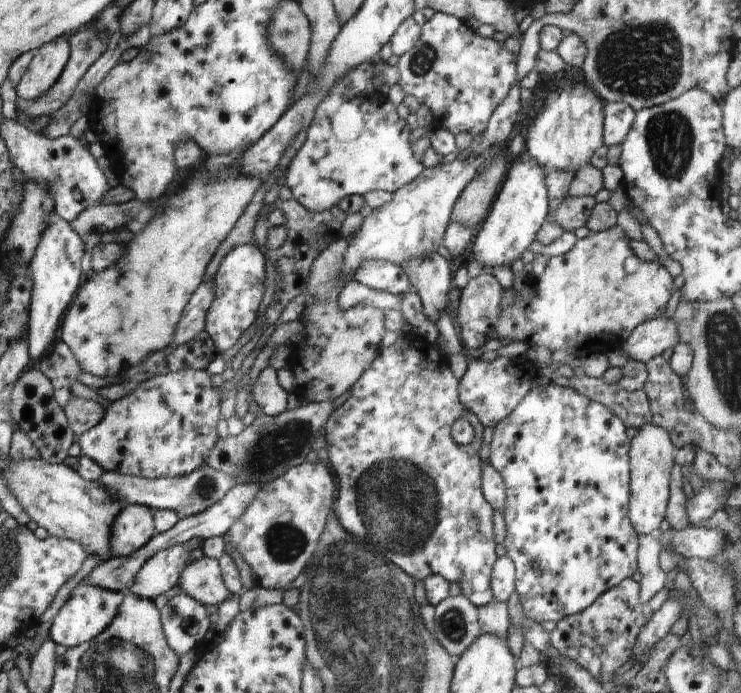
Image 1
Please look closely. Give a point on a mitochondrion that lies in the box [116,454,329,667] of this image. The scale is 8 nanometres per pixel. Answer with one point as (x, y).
(285, 543)

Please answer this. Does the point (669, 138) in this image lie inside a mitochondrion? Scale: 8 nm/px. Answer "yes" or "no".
yes

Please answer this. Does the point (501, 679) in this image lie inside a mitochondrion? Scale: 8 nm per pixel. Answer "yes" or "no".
no

